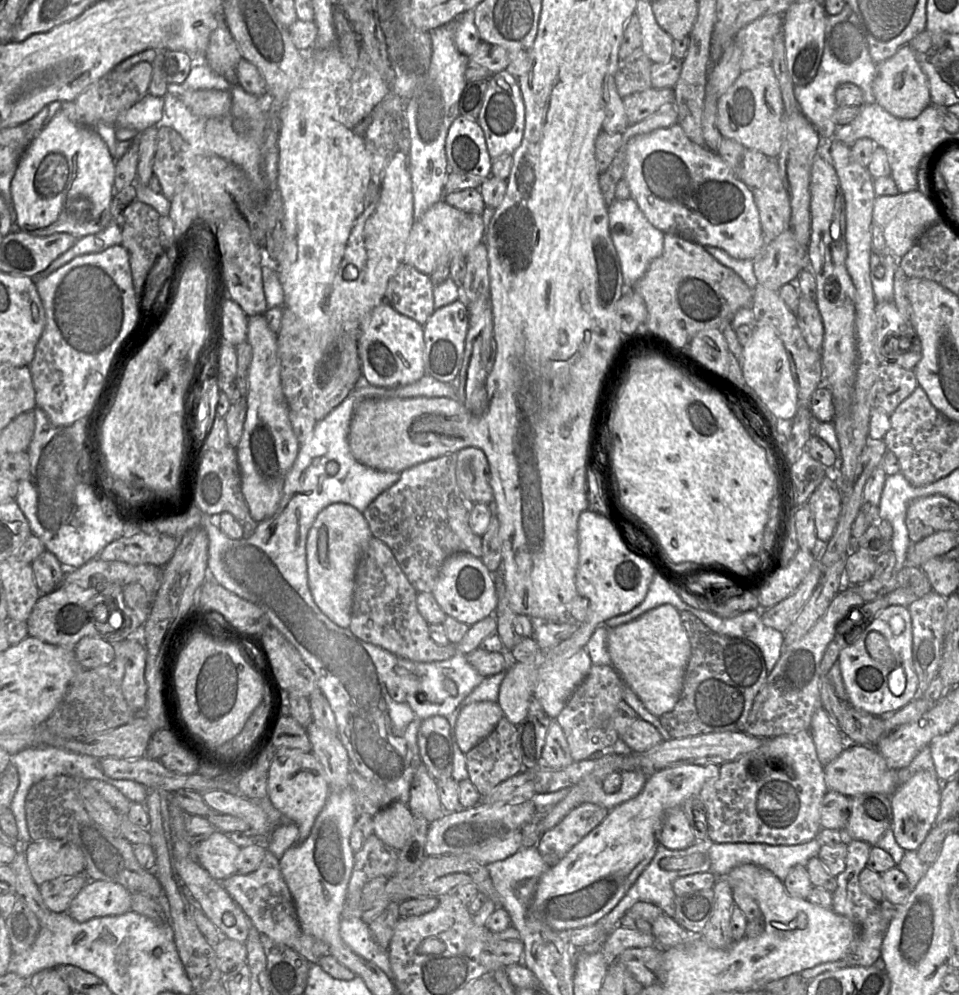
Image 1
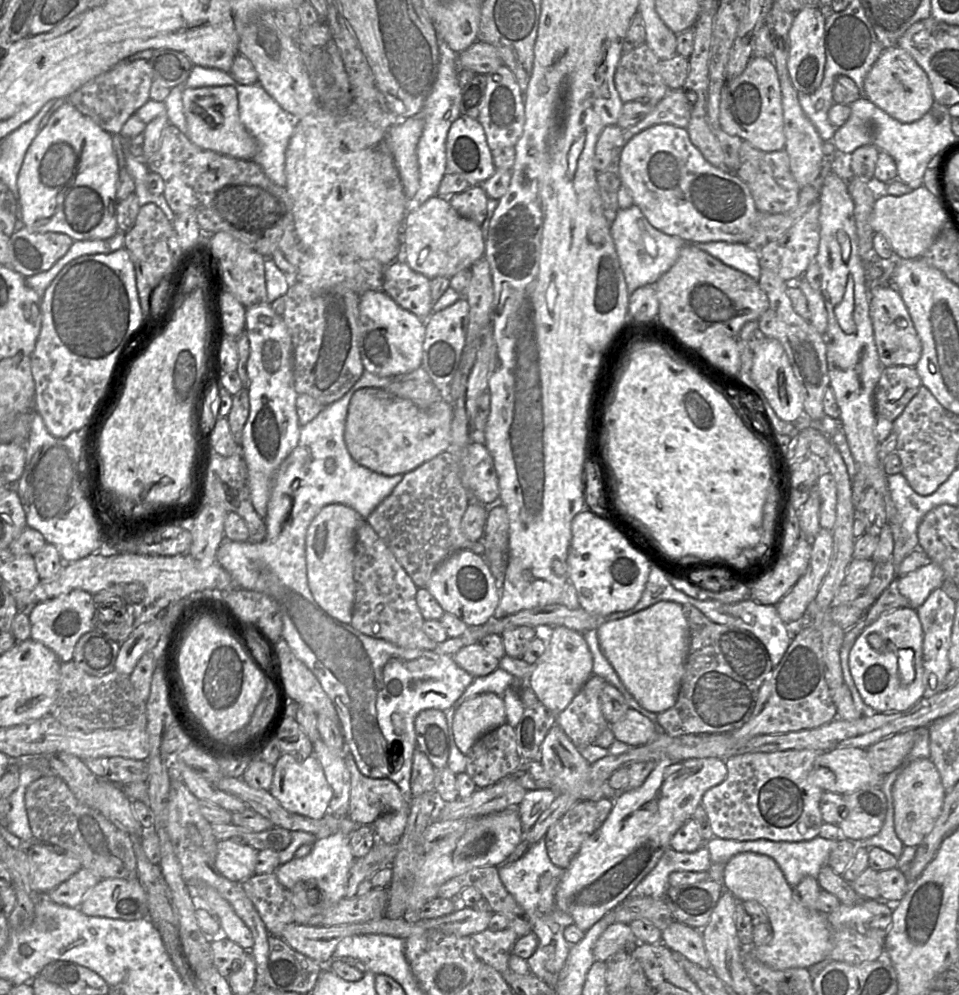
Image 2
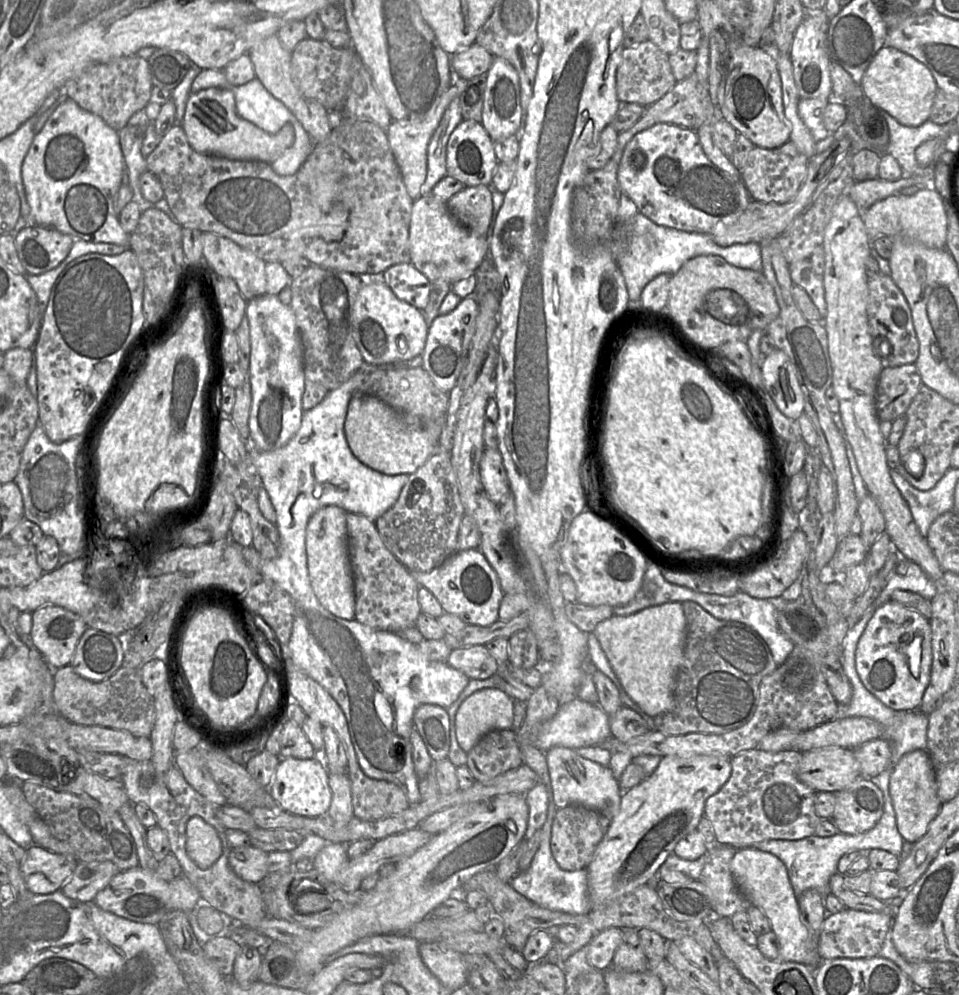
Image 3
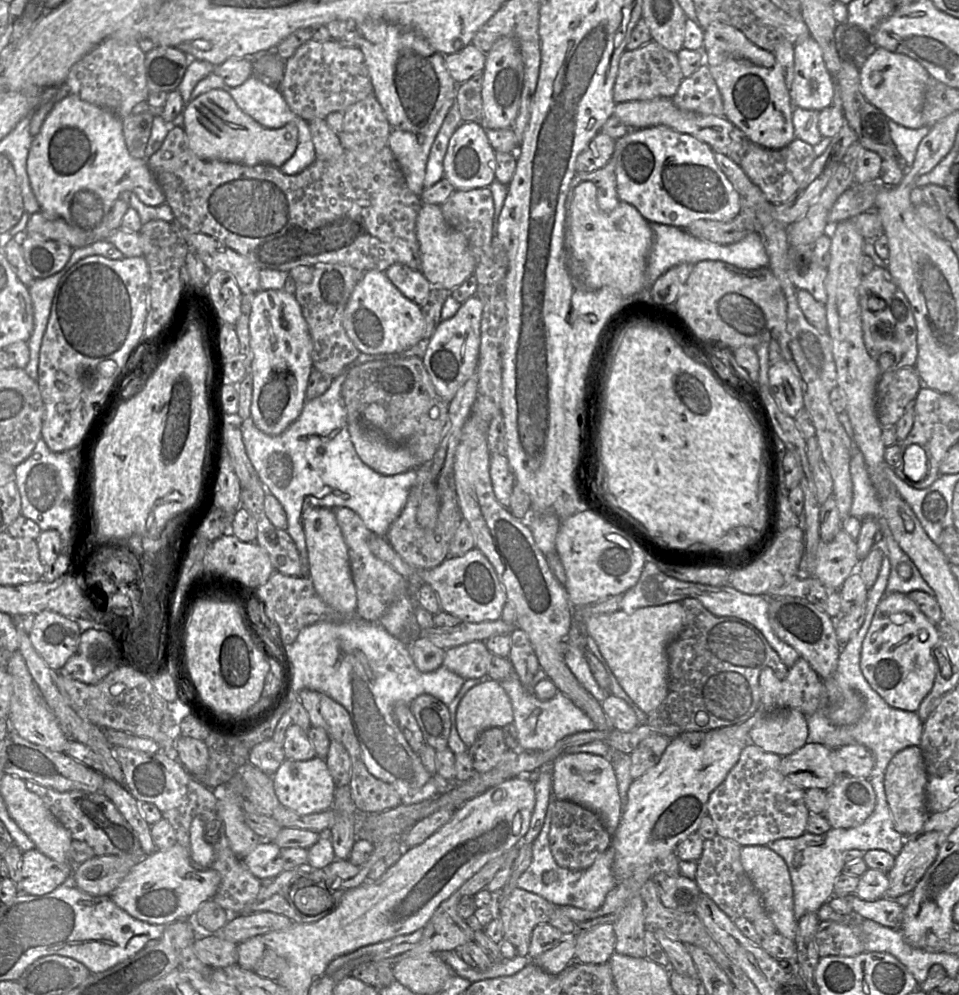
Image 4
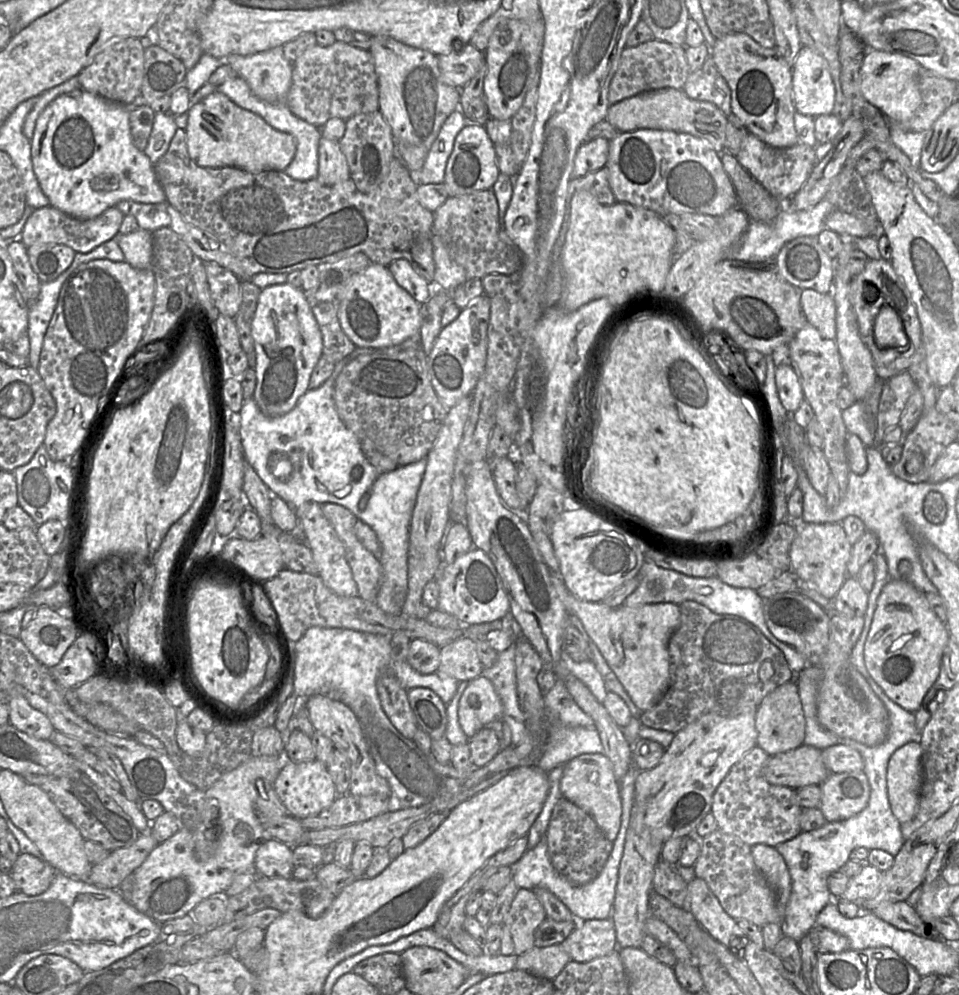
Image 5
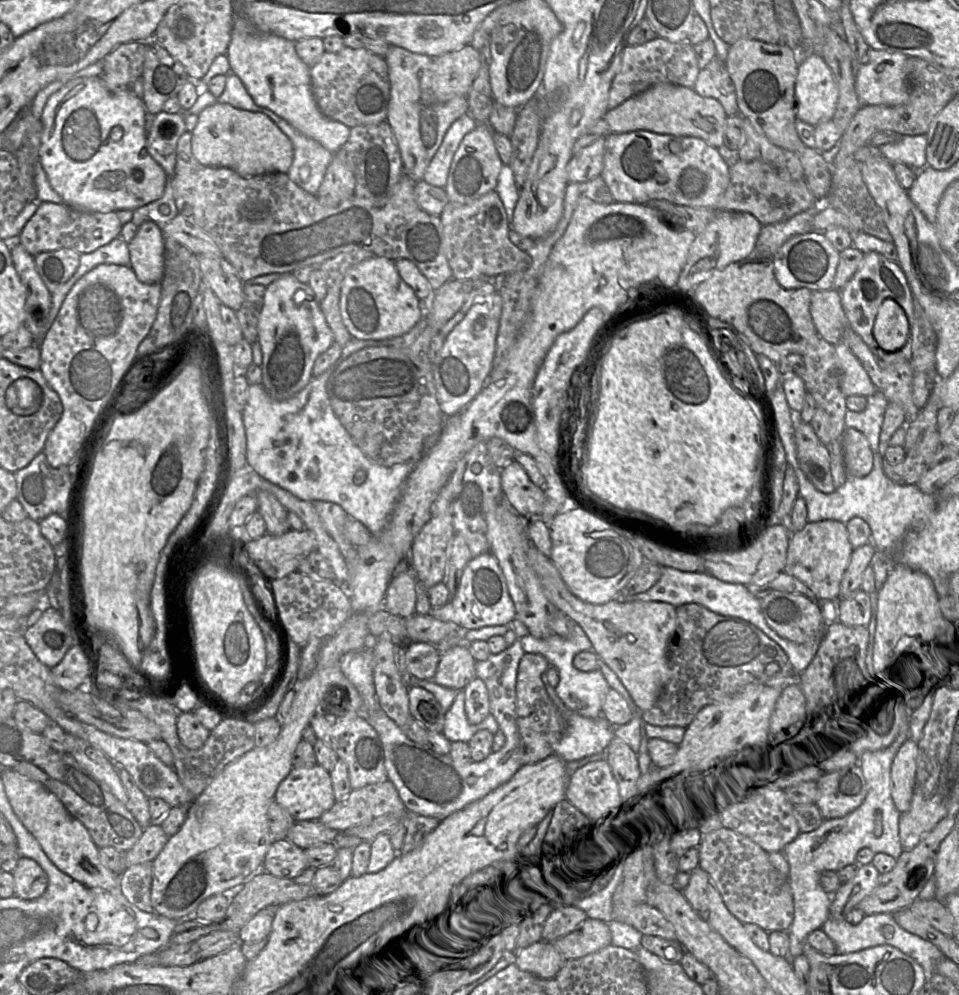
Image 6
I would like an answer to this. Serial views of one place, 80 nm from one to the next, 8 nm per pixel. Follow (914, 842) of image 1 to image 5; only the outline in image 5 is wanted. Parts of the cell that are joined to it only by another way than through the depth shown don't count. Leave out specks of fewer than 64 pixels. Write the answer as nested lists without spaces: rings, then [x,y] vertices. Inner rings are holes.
[[[918,740],[896,750],[887,769],[887,790],[891,810],[903,824],[911,821],[918,810],[922,784],[922,749]]]

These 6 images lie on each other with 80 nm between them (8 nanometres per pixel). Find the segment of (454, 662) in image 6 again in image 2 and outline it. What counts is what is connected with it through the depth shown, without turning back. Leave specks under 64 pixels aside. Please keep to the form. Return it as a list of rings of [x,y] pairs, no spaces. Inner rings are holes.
[[[480,643],[466,645],[452,657],[459,667],[474,678],[488,675],[499,667],[499,659],[488,653]]]

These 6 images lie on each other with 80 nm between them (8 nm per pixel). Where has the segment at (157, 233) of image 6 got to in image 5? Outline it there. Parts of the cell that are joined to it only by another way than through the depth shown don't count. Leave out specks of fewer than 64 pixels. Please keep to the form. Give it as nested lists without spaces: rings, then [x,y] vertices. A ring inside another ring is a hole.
[[[138,229],[129,234],[120,234],[116,238],[124,253],[125,260],[137,269],[151,268],[153,258],[152,232]]]

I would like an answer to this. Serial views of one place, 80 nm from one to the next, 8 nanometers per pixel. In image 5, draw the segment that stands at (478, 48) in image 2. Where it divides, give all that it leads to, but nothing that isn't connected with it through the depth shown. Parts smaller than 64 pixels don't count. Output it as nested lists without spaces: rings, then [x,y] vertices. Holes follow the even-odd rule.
[[[471,43],[461,49],[438,56],[438,66],[443,80],[458,89],[462,89],[480,70],[485,54]]]

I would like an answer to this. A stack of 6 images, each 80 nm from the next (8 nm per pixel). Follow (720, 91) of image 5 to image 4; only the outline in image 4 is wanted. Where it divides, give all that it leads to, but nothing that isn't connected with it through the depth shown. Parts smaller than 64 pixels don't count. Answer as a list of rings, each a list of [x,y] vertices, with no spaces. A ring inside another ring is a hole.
[[[705,62],[692,75],[681,82],[671,98],[680,109],[703,115],[724,116],[721,93]]]

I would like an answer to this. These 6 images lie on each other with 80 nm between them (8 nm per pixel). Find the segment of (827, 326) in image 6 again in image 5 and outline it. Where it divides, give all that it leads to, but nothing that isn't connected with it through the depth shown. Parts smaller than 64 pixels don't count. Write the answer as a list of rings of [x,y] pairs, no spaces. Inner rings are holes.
[[[804,289],[801,291],[800,303],[806,321],[815,327],[823,338],[835,340],[836,305],[832,294]]]

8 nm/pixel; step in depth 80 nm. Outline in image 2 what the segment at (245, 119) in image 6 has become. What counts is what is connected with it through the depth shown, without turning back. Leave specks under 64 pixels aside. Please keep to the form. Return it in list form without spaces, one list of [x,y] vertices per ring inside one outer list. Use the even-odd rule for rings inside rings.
[[[234,87],[185,88],[182,103],[187,122],[186,136],[194,145],[239,160],[252,160],[255,157],[257,142],[240,121],[238,96]]]

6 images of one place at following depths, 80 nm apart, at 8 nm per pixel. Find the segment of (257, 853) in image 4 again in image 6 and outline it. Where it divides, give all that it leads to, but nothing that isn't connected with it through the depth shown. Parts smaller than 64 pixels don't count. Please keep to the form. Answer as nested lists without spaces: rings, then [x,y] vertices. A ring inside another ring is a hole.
[[[286,838],[272,843],[262,865],[264,871],[289,879],[296,878],[308,867],[305,849]]]

